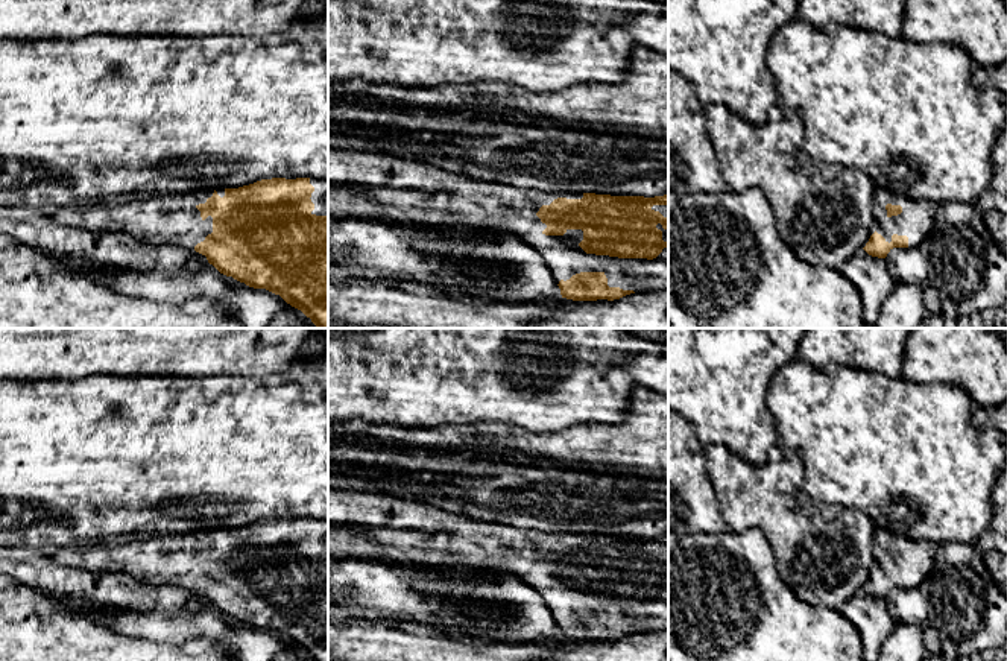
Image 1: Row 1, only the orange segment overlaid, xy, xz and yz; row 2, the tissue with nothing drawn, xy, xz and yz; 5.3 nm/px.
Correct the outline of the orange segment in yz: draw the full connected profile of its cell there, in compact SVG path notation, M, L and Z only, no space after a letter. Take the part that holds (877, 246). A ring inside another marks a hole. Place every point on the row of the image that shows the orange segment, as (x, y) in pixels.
M875 187L875 232L863 249L872 257L885 258L893 248L919 246L934 226L936 205Z

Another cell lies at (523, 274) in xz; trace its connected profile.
M413 232L412 248L431 257L440 280L431 292L456 301L539 304L562 298L542 255L507 232L489 232L480 243L451 246Z

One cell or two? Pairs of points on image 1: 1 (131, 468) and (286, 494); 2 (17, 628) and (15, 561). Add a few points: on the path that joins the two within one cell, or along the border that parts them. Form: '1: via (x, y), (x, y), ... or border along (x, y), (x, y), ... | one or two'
1: via (169, 474), (248, 474) | one
2: border along (15, 579), (47, 594) | two

